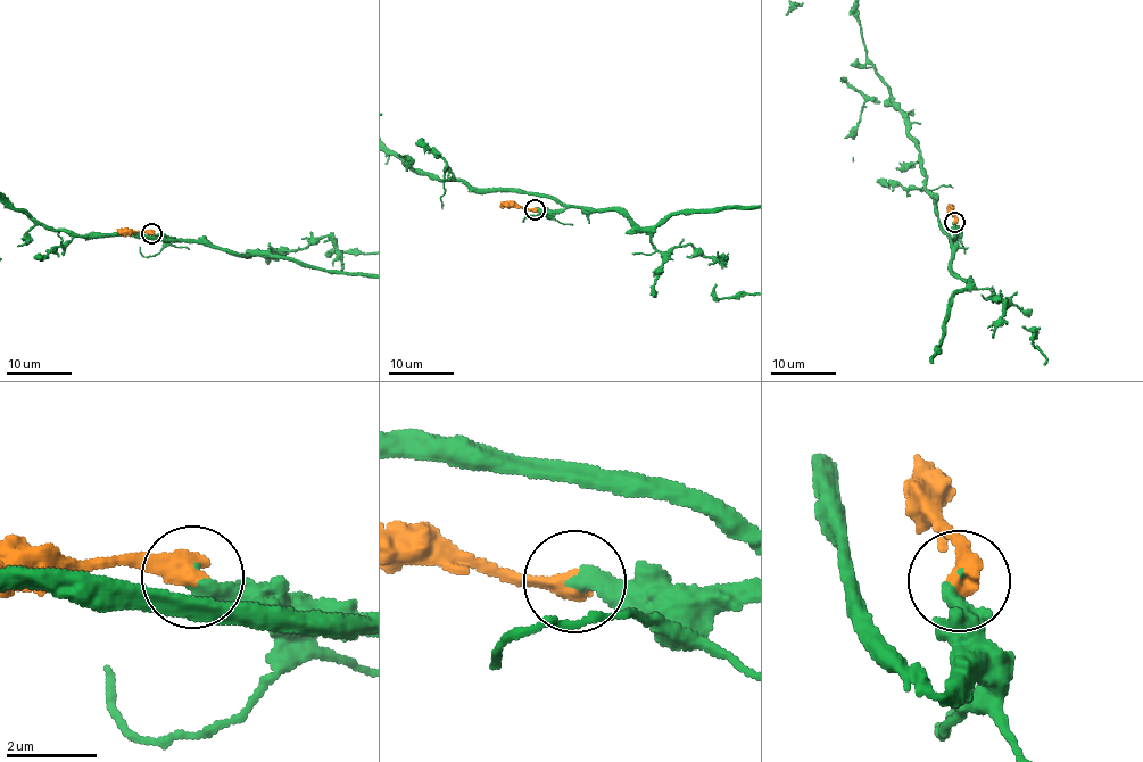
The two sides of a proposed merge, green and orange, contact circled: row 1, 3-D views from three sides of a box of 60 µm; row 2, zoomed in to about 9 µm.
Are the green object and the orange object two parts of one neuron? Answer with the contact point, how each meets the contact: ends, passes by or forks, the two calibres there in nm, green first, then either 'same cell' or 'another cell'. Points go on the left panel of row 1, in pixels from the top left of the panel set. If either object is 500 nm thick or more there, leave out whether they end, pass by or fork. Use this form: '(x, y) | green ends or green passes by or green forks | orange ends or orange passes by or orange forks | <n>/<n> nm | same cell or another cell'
(151, 233) | 400/500 nm | same cell

